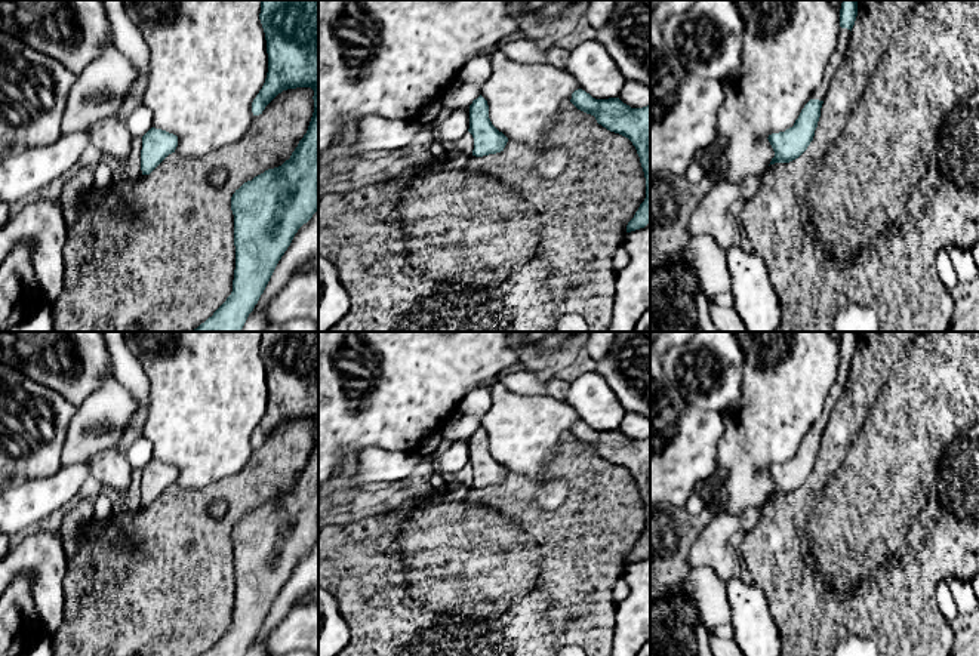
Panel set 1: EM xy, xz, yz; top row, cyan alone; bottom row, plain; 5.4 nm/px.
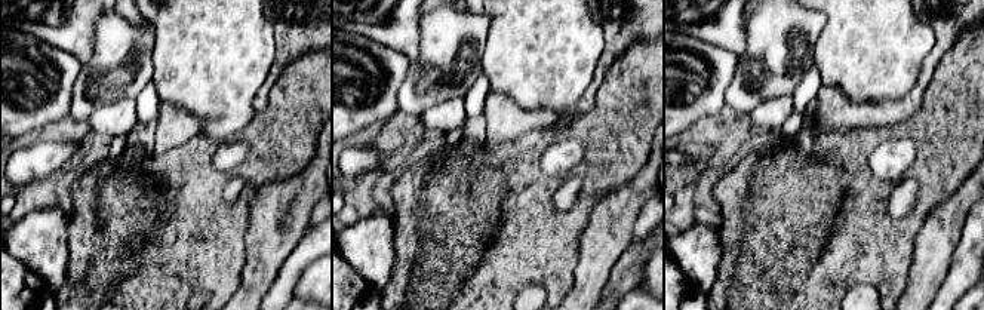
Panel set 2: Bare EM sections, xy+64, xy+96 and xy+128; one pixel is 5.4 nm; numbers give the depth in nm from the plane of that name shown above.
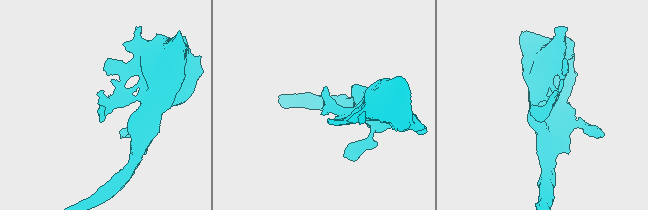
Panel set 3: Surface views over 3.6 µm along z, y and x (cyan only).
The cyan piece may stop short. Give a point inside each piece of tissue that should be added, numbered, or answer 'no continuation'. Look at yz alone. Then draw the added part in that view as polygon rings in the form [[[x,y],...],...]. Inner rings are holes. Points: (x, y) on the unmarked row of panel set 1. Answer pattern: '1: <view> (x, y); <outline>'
1: yz (839, 387); [[[840,358],[837,379],[826,395],[826,400],[823,403],[823,410],[822,410],[819,419],[812,426],[812,431],[823,432],[834,407],[837,406],[838,400],[841,398],[841,395],[846,389],[849,369],[850,369],[850,361]]]

